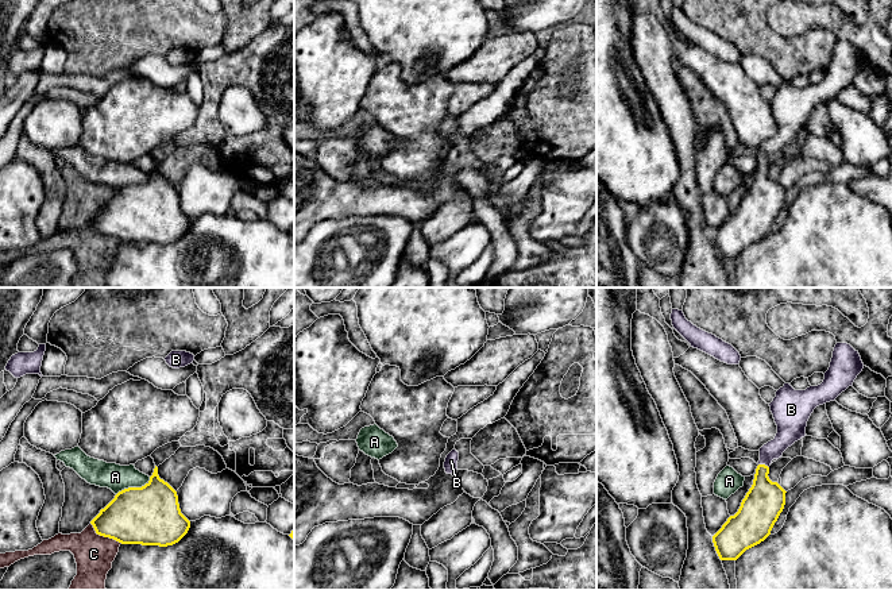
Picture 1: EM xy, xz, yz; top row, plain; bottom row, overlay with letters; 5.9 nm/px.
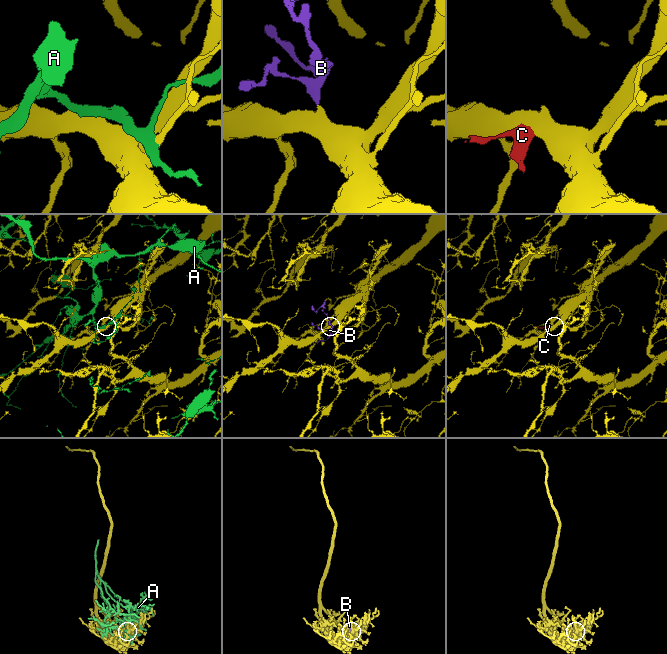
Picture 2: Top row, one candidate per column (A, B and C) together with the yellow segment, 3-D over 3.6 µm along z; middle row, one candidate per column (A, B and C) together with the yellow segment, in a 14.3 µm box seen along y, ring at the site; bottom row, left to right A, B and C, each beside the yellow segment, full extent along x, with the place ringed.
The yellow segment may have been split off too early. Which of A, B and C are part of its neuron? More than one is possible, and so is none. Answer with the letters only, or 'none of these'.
B

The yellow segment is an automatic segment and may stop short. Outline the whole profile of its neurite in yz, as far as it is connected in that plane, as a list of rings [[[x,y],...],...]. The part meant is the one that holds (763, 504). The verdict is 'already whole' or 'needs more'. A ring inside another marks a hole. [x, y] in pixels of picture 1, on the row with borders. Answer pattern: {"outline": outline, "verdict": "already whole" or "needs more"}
{"outline": [[[837,343],[825,379],[818,386],[795,390],[784,383],[769,404],[777,433],[760,448],[760,460],[753,485],[741,502],[738,512],[730,516],[713,536],[721,560],[737,560],[746,549],[760,544],[769,535],[785,505],[785,490],[768,477],[773,459],[795,441],[806,436],[807,421],[814,409],[834,401],[862,371],[858,351],[847,343]]], "verdict": "needs more"}

